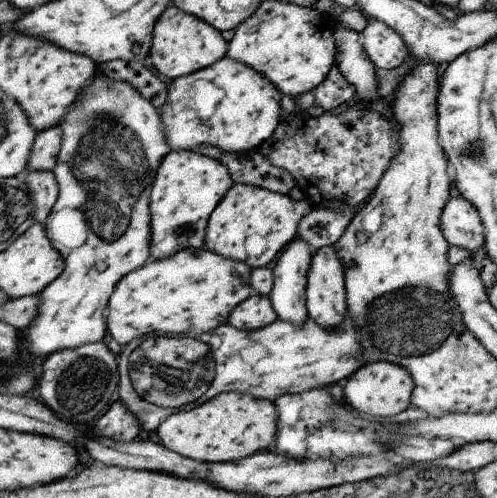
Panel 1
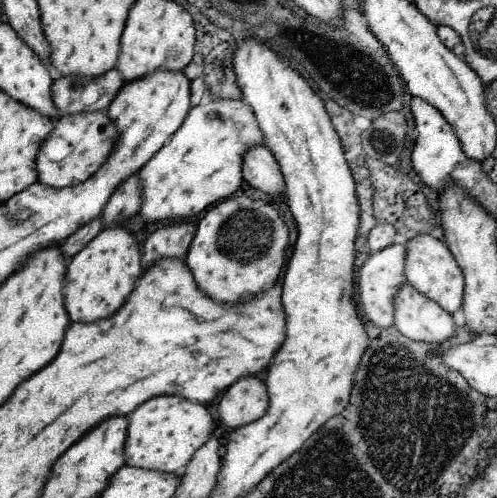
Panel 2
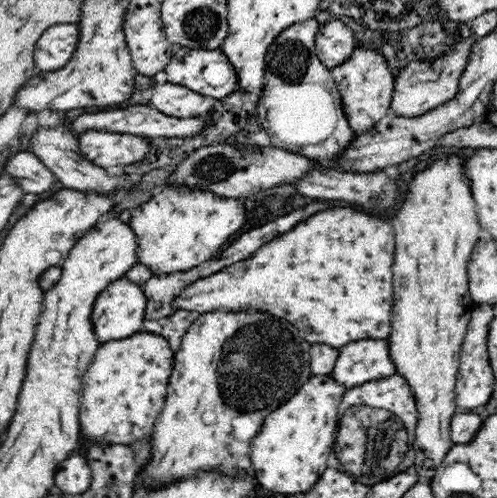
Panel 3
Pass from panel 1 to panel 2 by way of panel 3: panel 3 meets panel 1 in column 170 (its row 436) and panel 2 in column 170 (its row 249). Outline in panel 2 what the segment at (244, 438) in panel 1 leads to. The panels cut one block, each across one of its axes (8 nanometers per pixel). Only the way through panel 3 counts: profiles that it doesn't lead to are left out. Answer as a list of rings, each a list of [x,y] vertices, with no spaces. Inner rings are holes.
[[[159,396],[145,402],[127,416],[127,442],[125,442],[125,464],[141,470],[157,470],[165,474],[179,474],[193,458],[193,454],[209,440],[213,424],[209,412],[191,400],[179,396]]]

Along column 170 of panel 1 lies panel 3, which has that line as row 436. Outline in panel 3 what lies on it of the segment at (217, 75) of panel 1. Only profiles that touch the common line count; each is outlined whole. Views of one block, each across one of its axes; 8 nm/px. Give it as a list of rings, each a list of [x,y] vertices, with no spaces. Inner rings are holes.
[[[136,332],[130,338],[102,342],[82,378],[82,394],[80,394],[82,436],[102,444],[128,446],[134,440],[144,440],[146,436],[154,434],[154,424],[166,404],[172,372],[174,372],[174,350],[170,348],[170,342],[160,334]]]

